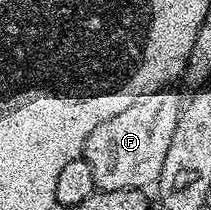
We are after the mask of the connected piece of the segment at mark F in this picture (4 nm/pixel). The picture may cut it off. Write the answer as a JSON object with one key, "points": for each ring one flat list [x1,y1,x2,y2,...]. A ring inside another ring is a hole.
{"points":[[164,88,145,95,137,104,125,108,117,116,105,120,105,124,97,124,83,146,83,157,87,159,89,168,93,171,96,191,100,190,141,190,147,186,154,187,161,176,161,167,165,165,165,155,169,152,169,143,173,141,173,131,179,123,181,98,174,94,174,89]]}

